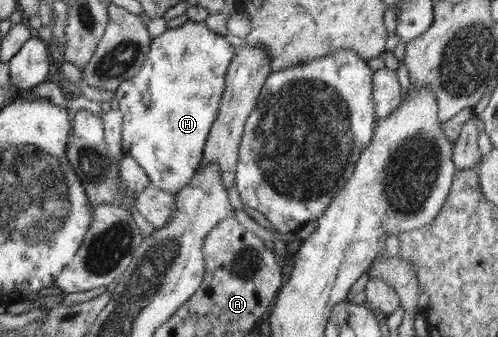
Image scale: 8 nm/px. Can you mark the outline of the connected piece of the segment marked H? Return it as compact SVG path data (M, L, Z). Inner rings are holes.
M186 21L179 27L169 27L152 39L147 58L141 70L122 82L114 96L122 114L123 152L133 157L149 177L151 185L177 194L191 182L204 155L209 131L217 118L231 59L239 47L233 47L224 35L209 30L204 22Z

